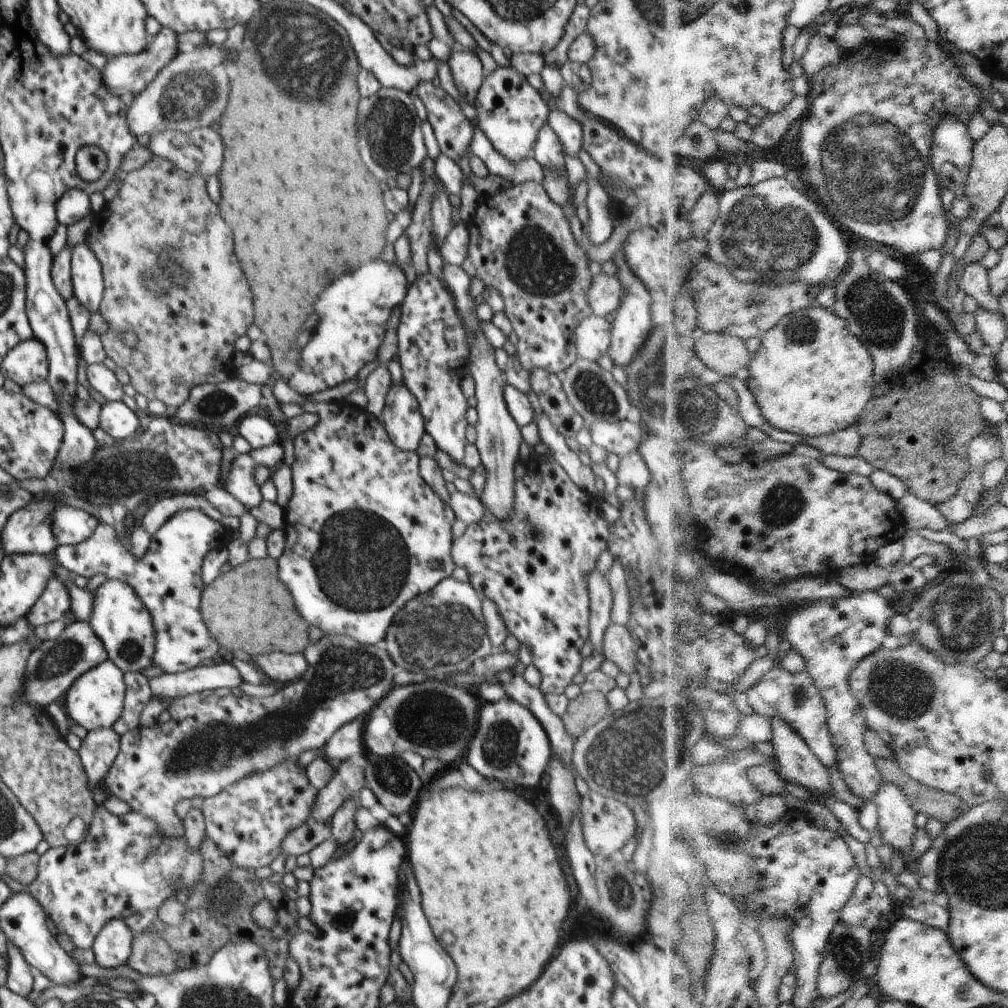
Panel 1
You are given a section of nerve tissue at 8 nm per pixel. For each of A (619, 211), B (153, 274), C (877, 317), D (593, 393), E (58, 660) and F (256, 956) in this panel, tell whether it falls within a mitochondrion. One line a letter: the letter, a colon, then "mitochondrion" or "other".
A: other
B: mitochondrion
C: mitochondrion
D: mitochondrion
E: mitochondrion
F: other

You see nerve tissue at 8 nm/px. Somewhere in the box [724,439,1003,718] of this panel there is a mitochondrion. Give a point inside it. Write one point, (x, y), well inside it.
(957, 612)

